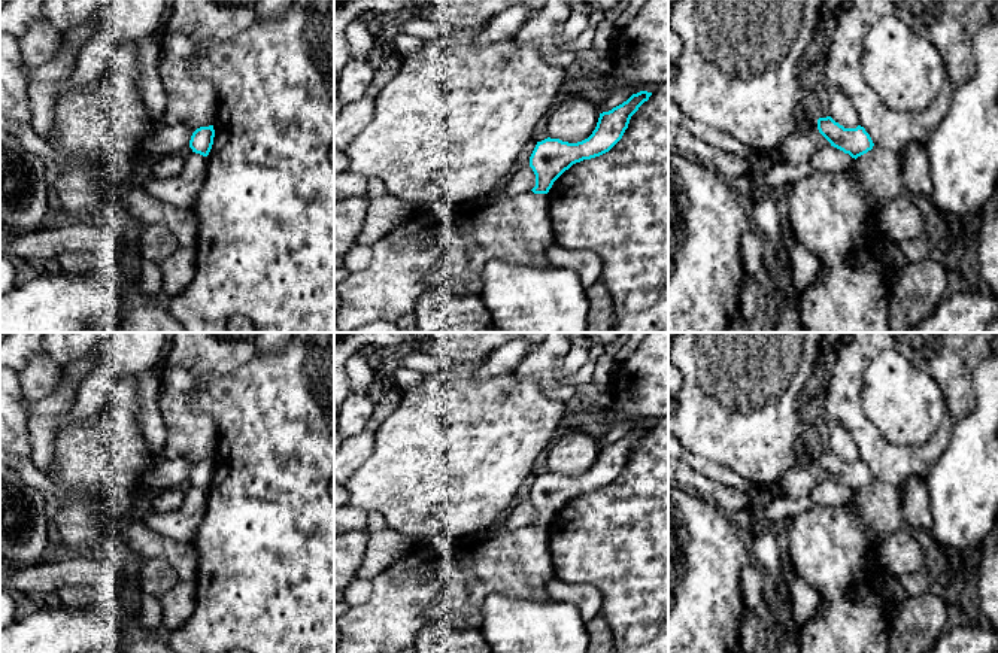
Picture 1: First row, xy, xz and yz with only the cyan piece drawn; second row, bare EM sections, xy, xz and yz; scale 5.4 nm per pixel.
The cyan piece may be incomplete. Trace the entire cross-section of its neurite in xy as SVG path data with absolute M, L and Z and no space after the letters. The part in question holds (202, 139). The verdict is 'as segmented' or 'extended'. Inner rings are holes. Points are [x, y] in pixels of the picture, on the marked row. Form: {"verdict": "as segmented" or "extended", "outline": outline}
{"verdict": "as segmented", "outline": "M213 125L197 128L189 140L192 152L207 157L213 145L215 130Z"}

